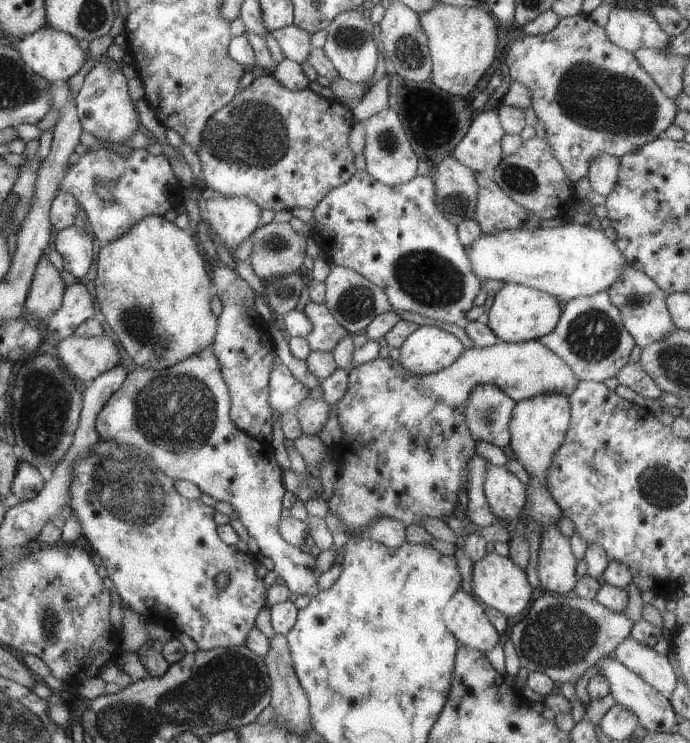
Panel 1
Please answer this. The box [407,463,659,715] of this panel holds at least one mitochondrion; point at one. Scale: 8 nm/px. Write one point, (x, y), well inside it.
(559, 636)

